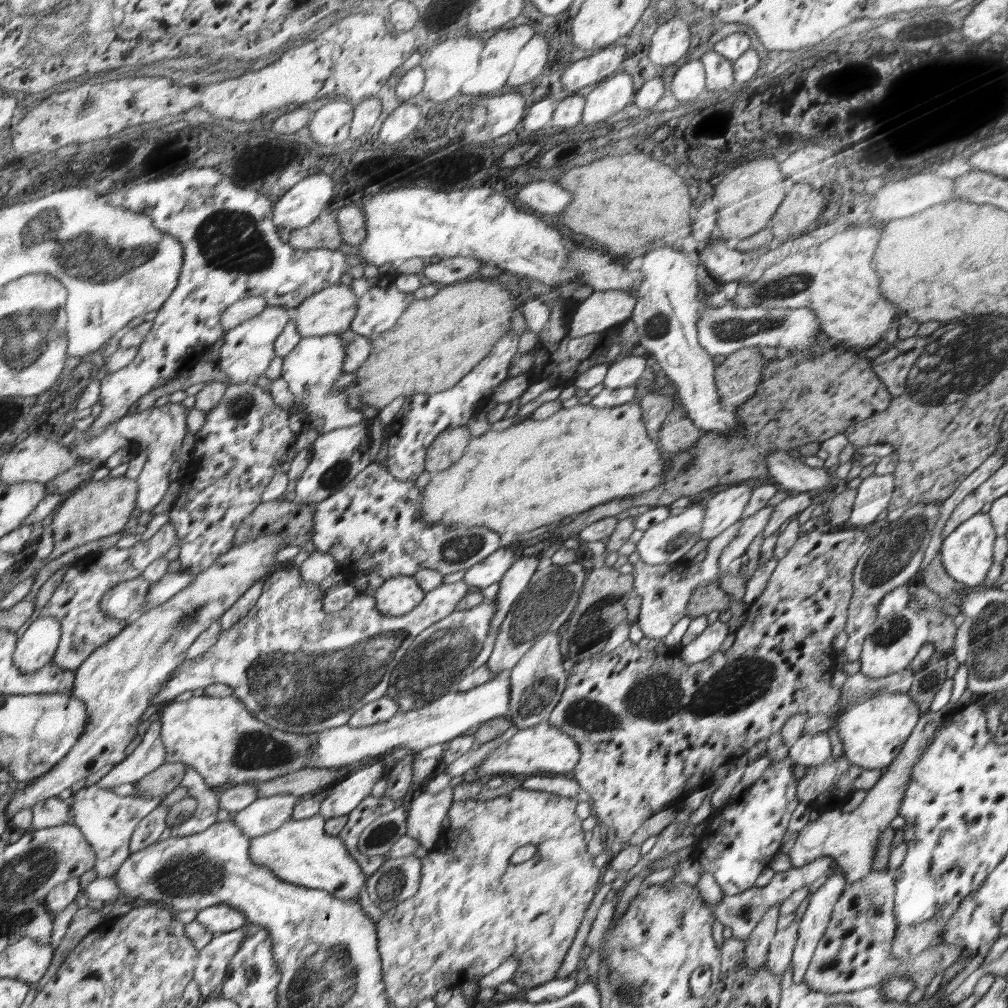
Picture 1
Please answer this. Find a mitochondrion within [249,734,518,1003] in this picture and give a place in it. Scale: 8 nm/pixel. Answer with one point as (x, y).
(391, 883)

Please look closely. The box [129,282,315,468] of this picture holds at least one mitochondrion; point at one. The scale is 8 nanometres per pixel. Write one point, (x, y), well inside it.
(238, 405)

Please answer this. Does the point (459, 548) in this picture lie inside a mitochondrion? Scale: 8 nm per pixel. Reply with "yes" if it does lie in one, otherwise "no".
yes

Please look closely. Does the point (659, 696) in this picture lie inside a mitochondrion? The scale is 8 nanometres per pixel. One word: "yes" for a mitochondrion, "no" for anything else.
yes

